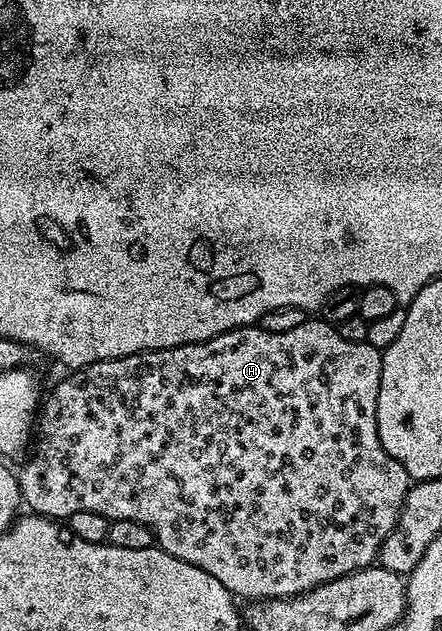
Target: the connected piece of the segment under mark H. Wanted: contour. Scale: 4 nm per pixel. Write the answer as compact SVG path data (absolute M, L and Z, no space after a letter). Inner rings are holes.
M310 317L307 323L298 323L295 327L290 327L287 331L265 331L262 325L251 325L248 327L237 327L231 331L220 333L208 341L199 343L189 343L179 347L169 347L159 351L141 351L128 357L119 359L102 359L99 363L89 363L87 367L79 367L63 383L58 383L54 387L54 392L50 396L45 396L40 407L40 414L36 419L36 442L33 444L34 456L23 465L22 471L17 472L18 484L22 490L22 502L35 515L44 515L48 519L55 521L69 520L72 513L100 513L104 518L111 521L123 519L133 523L142 523L149 527L154 533L157 546L162 550L172 553L172 557L180 557L180 561L188 561L188 565L196 565L196 569L204 569L204 573L212 573L224 589L228 589L231 595L239 600L245 601L269 601L272 599L289 599L292 595L303 595L305 591L316 589L333 579L339 579L345 575L350 575L353 571L359 571L371 566L377 560L380 549L392 533L394 526L398 524L398 518L402 515L402 506L406 500L406 495L411 489L412 480L404 465L400 461L391 459L389 453L380 445L380 437L376 429L376 397L380 397L380 365L382 364L382 351L372 344L353 343L344 337L340 337L337 326L327 323L321 317Z

